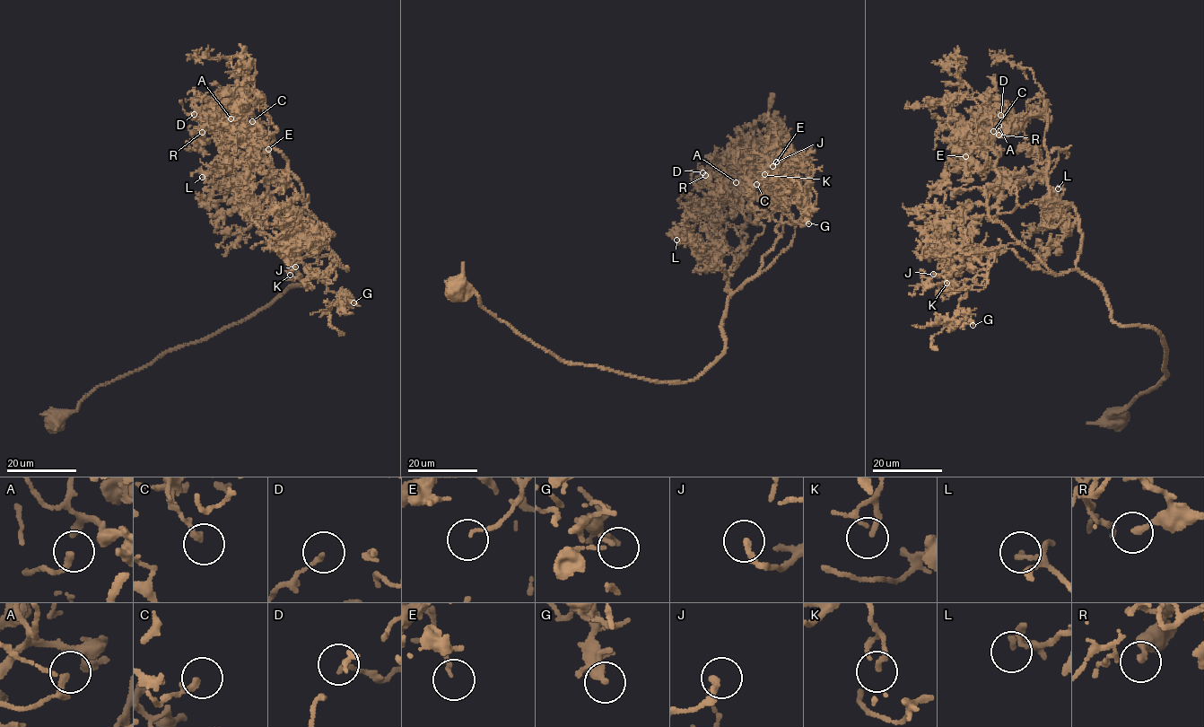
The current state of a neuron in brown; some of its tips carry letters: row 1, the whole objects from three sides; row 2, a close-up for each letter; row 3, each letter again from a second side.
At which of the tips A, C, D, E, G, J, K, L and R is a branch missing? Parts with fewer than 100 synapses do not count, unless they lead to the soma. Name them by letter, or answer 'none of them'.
none of them

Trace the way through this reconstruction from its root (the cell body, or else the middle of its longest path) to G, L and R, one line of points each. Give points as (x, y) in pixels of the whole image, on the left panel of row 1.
G: (55, 420), (99, 386), (306, 286), (284, 245), (302, 246), (309, 221), (337, 264), (327, 289), (353, 302)
L: (55, 420), (99, 386), (306, 286), (272, 179), (275, 203), (250, 209), (243, 173), (224, 192), (202, 177)
R: (55, 420), (99, 386), (306, 286), (265, 182), (274, 170), (248, 82), (237, 125), (228, 117), (202, 132)

